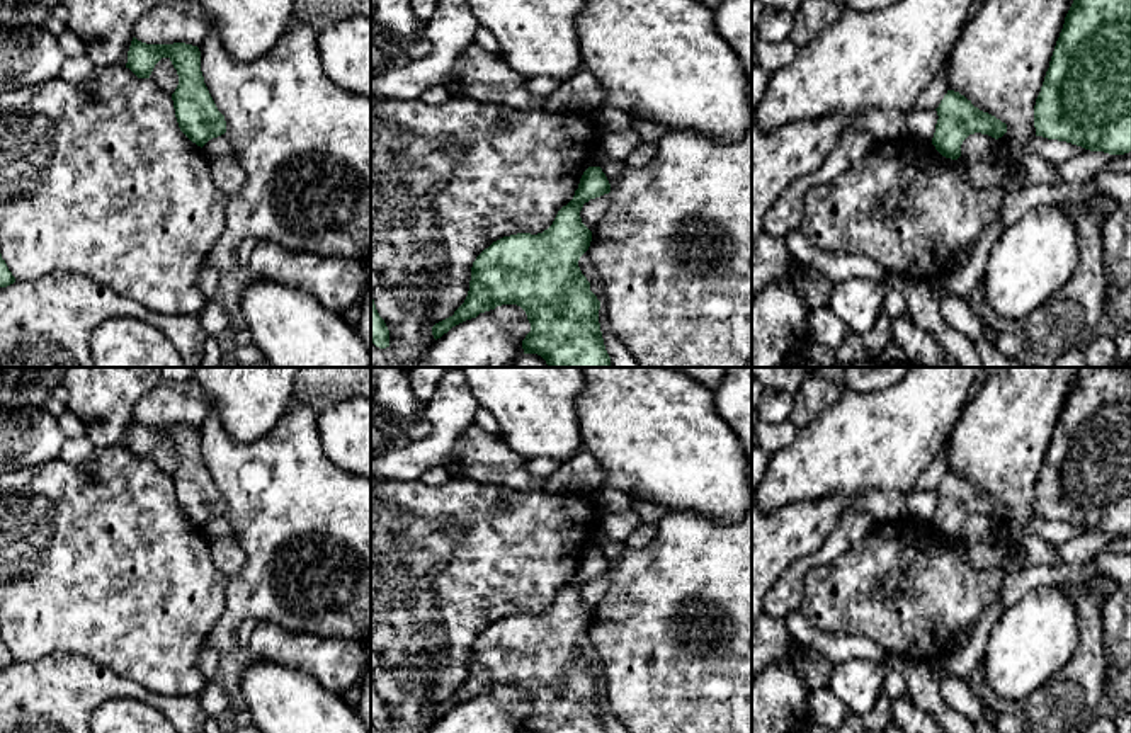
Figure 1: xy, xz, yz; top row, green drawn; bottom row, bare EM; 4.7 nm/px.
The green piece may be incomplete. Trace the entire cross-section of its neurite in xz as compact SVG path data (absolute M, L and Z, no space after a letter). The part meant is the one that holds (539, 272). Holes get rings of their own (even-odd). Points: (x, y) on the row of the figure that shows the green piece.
M588 167L573 199L558 211L548 230L537 235L503 236L485 248L473 262L464 303L452 316L432 327L434 338L440 338L452 327L476 318L480 313L502 304L517 304L531 323L531 332L522 340L524 354L541 355L548 367L609 367L611 357L599 323L600 301L578 267L580 257L592 241L592 231L582 223L580 211L590 199L609 192L611 184L602 168Z

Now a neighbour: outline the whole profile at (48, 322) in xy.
M56 270L36 281L15 281L0 287L0 367L95 367L90 350L92 335L114 316L148 321L172 340L184 367L202 367L207 333L199 313L162 315L70 270Z

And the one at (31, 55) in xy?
M44 26L0 27L0 95L60 77L65 58Z

